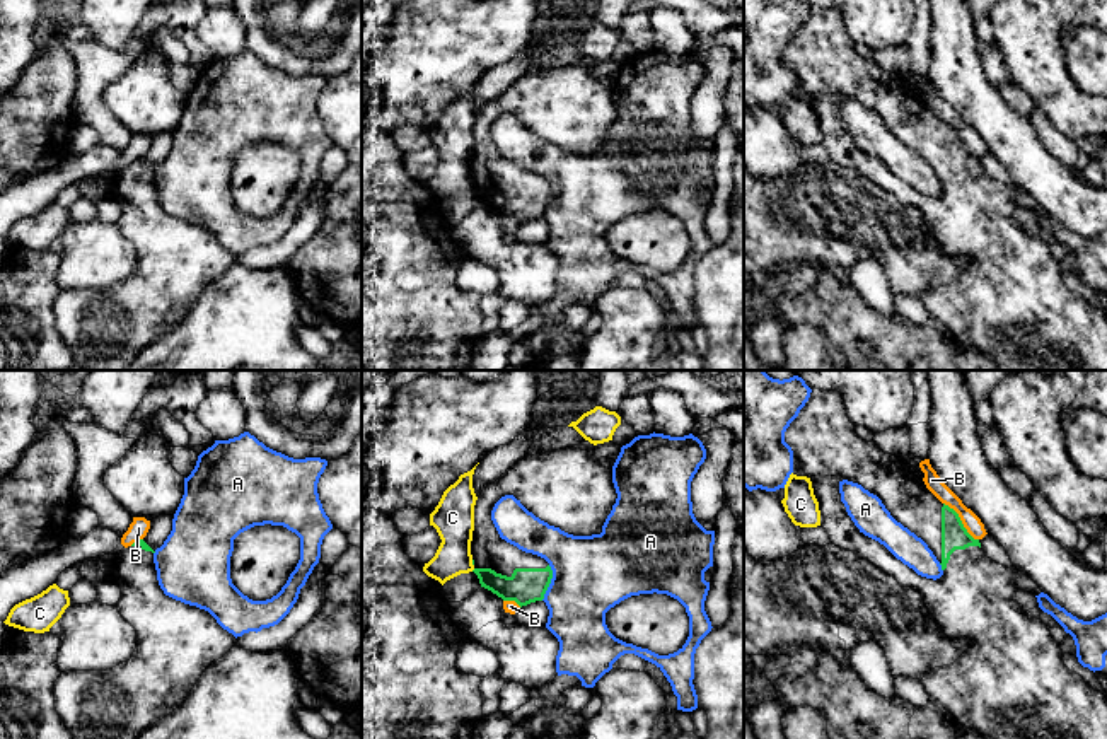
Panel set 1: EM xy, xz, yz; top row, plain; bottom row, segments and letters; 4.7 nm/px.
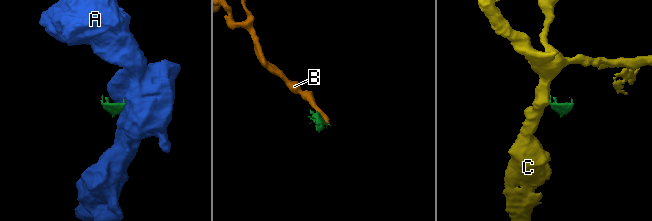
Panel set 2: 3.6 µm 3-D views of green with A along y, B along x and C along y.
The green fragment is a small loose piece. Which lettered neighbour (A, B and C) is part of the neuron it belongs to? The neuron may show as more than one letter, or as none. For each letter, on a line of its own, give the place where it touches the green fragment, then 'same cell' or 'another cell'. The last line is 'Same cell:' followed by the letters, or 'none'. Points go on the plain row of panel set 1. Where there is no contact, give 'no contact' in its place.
A: xz (550, 200) | another cell
B: yz (961, 139) | another cell
C: xz (473, 181) | another cell
Same cell: none

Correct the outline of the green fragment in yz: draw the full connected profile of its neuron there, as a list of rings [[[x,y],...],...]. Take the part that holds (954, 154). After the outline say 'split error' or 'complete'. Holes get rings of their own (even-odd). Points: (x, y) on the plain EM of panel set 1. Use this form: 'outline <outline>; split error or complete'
outline [[[812,7],[809,19],[786,46],[785,60],[793,68],[793,92],[807,94],[812,99],[820,128],[820,143],[829,152],[831,160],[853,169],[892,193],[899,201],[918,208],[936,244],[952,258],[969,259],[969,266],[953,282],[930,287],[921,297],[931,323],[993,360],[1000,370],[1107,370],[1107,314],[1064,283],[1063,268],[1047,244],[1020,225],[1013,188],[986,174],[979,157],[967,150],[959,131],[942,121],[924,99],[909,89],[906,79],[884,70],[875,60],[866,60],[856,51],[837,9]],[[843,97],[858,101],[877,113],[897,140],[928,162],[940,179],[943,193],[936,198],[921,195],[884,162],[865,154],[841,119],[839,101]]]; split error

